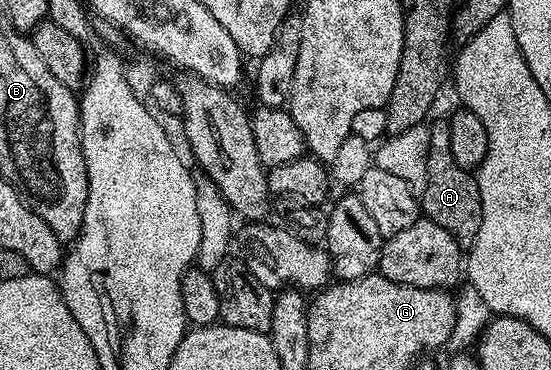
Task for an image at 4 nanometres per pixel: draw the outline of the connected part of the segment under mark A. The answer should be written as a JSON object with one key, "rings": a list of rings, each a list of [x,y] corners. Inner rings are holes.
{"rings":[[[448,122],[432,124],[431,145],[427,157],[427,185],[419,197],[419,202],[424,218],[447,229],[447,233],[455,237],[461,248],[468,249],[473,246],[475,237],[479,237],[479,225],[483,221],[479,189],[476,178],[459,165],[455,165],[455,157],[451,157]]]}

